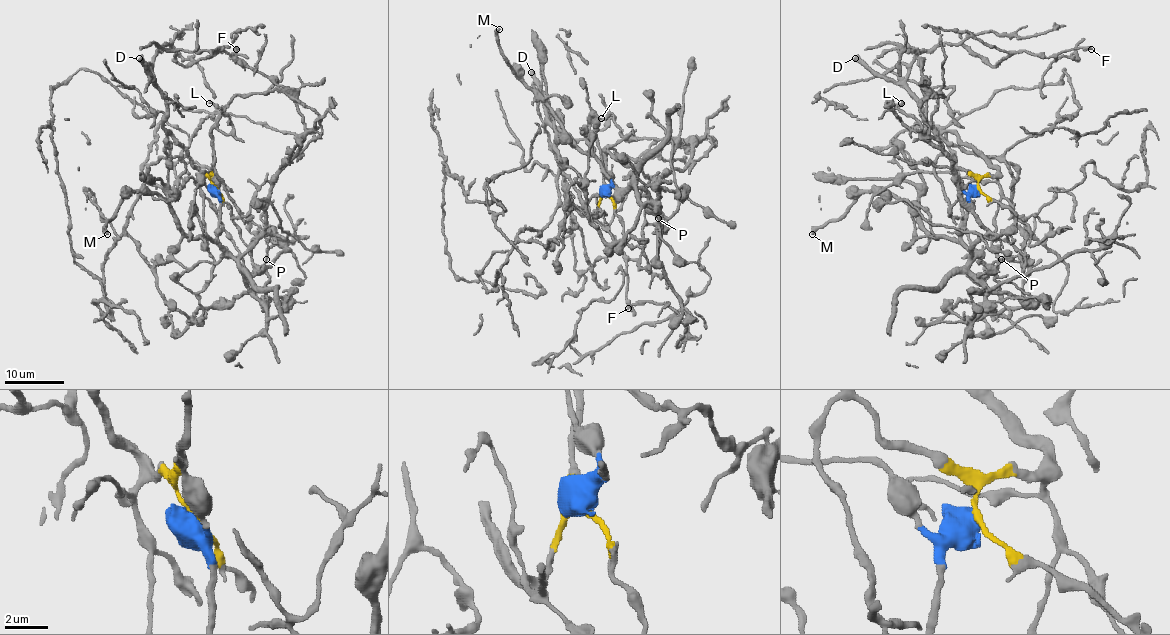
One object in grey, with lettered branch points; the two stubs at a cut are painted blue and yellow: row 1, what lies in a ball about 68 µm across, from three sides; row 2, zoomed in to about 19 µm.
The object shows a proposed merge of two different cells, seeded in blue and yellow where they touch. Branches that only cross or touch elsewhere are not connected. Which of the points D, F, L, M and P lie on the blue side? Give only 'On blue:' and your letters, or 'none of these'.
On blue: M, P

